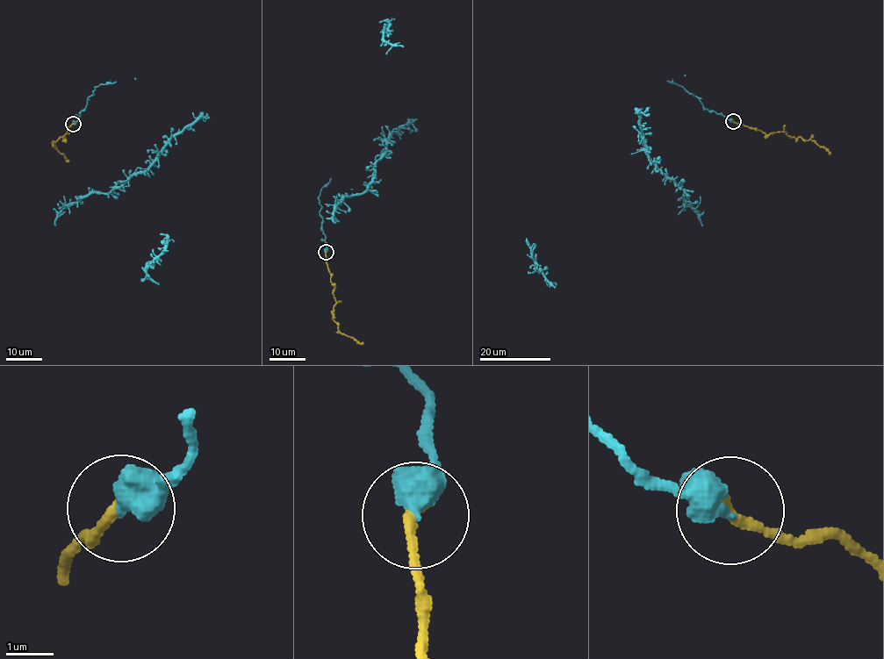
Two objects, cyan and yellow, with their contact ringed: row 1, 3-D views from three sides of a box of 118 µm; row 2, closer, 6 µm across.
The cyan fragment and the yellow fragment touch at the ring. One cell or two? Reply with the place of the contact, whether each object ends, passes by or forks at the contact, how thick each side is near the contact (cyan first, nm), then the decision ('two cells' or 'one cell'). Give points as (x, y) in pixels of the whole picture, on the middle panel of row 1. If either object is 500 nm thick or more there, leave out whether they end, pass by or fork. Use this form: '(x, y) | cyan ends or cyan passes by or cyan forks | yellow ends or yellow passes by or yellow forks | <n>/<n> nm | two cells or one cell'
(326, 252) | 600/240 nm | one cell

